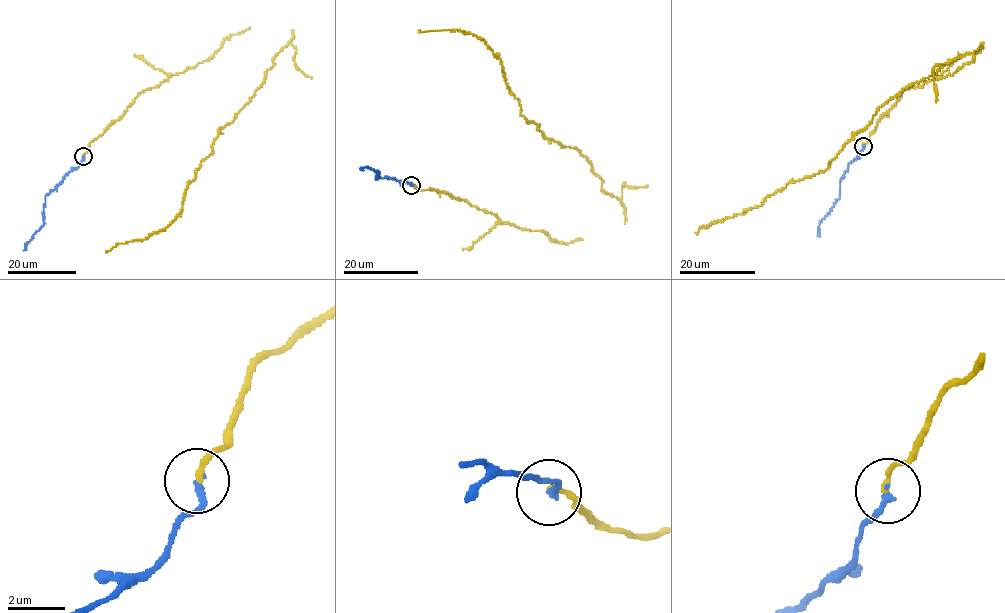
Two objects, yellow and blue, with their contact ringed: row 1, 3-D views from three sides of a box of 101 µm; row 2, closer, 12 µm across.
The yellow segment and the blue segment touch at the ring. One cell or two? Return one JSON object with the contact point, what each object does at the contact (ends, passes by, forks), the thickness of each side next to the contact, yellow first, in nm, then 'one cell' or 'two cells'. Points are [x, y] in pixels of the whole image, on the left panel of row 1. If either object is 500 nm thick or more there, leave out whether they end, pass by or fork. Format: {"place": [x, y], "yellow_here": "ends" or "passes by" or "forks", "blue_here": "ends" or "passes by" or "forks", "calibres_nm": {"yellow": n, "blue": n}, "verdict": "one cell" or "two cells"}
{"place": [83, 156], "yellow_here": "ends", "blue_here": "ends", "calibres_nm": {"yellow": 200, "blue": 220}, "verdict": "one cell"}

